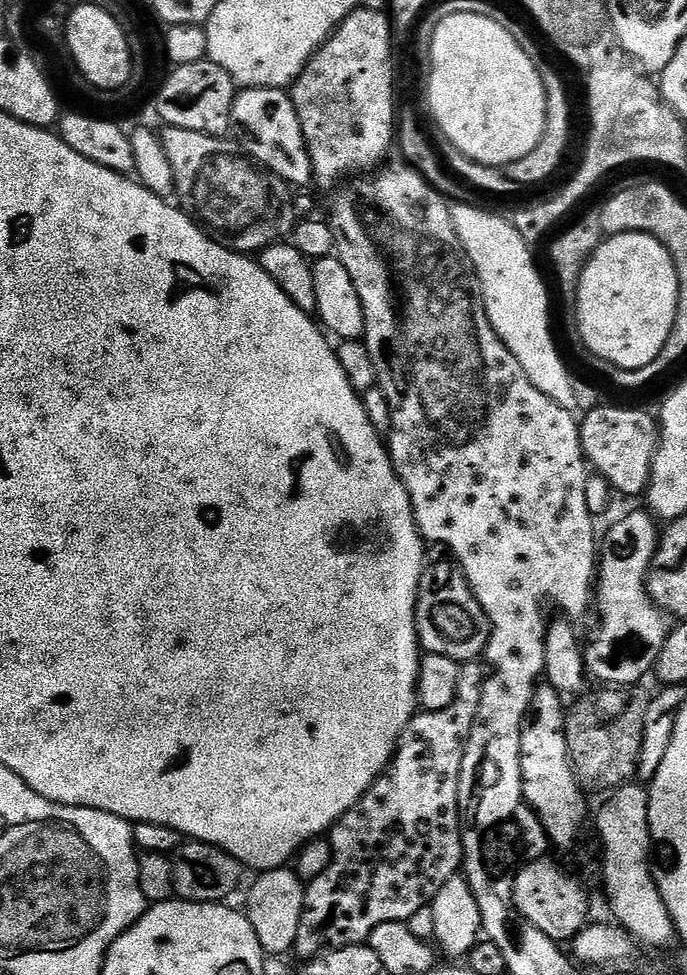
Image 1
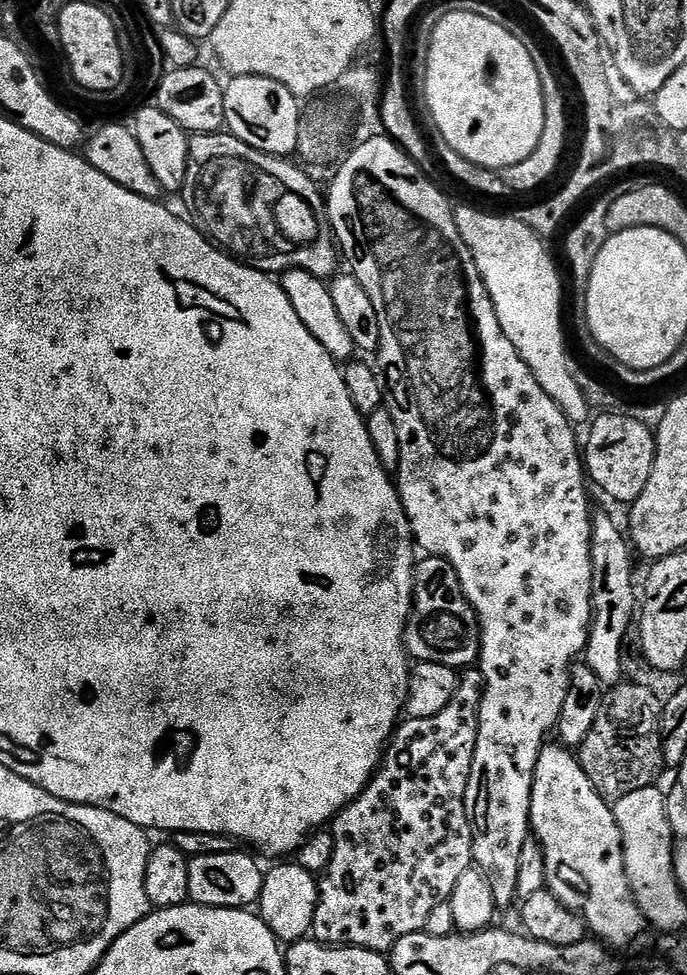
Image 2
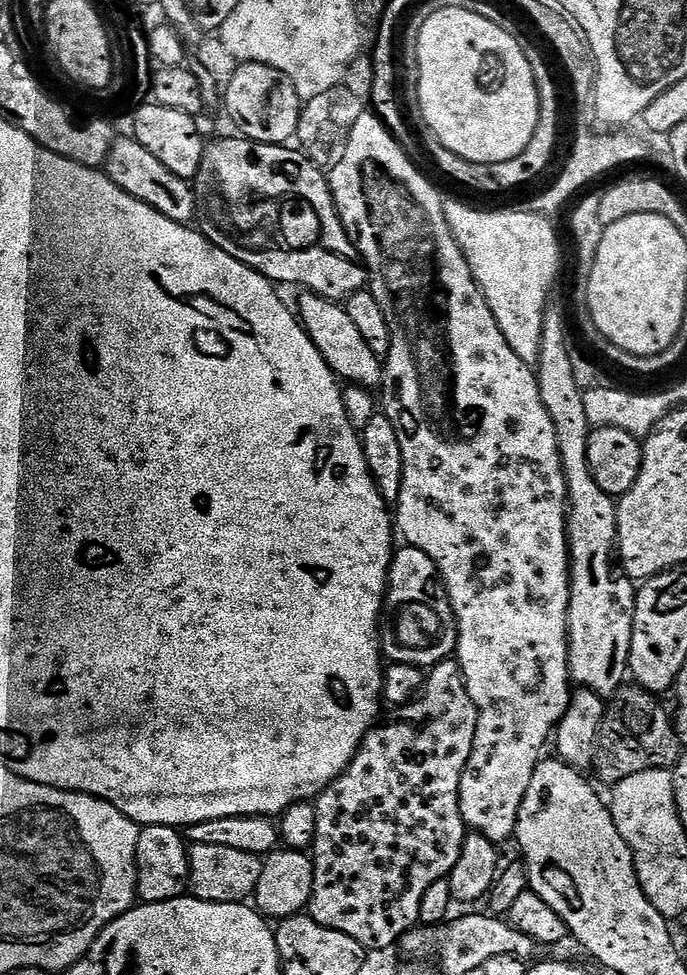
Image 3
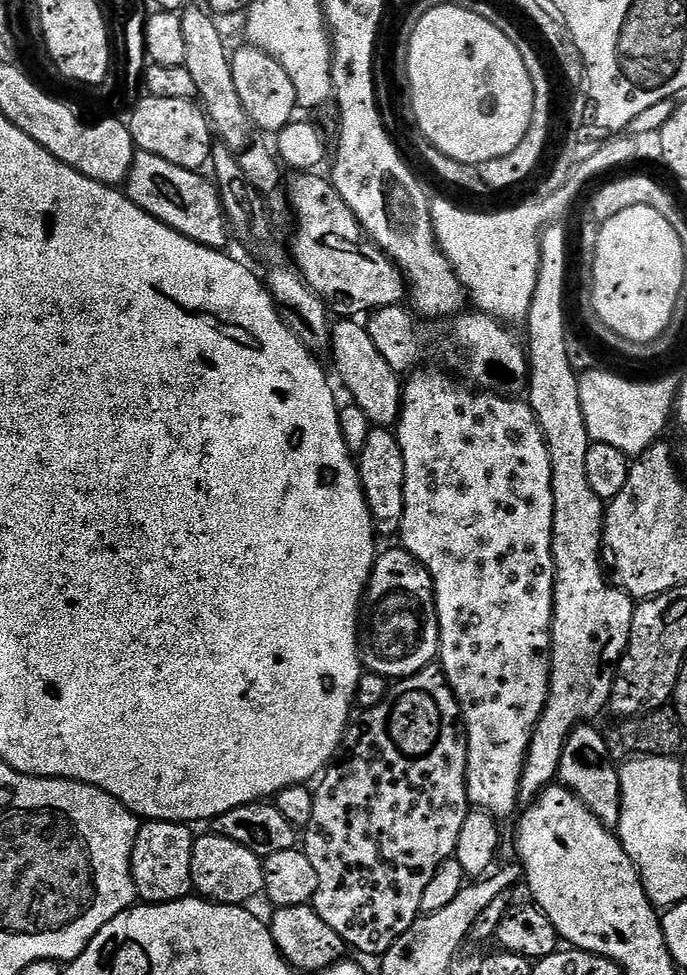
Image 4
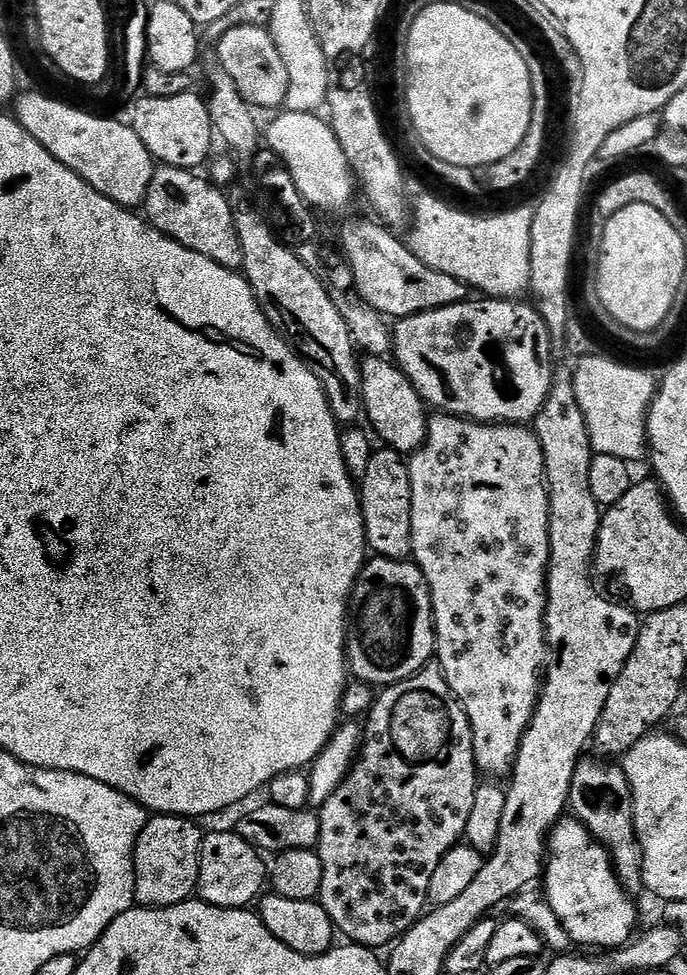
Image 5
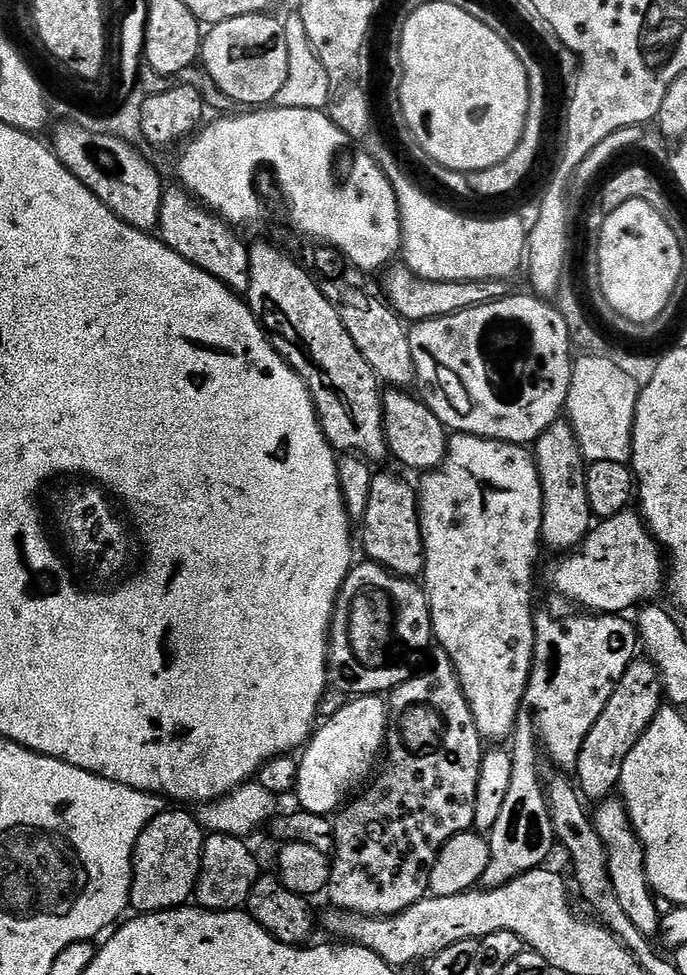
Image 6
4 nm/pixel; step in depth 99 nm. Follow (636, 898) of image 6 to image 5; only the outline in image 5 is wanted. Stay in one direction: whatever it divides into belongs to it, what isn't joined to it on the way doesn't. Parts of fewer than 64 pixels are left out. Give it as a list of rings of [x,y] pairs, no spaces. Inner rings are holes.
[[[582,758],[576,764],[568,795],[570,812],[575,819],[581,820],[588,827],[589,834],[608,851],[608,857],[612,859],[612,869],[625,892],[636,894],[636,891],[644,888],[644,855],[640,849],[640,839],[636,836],[630,782],[623,767],[616,765],[615,768],[612,765],[615,763],[595,759]]]

